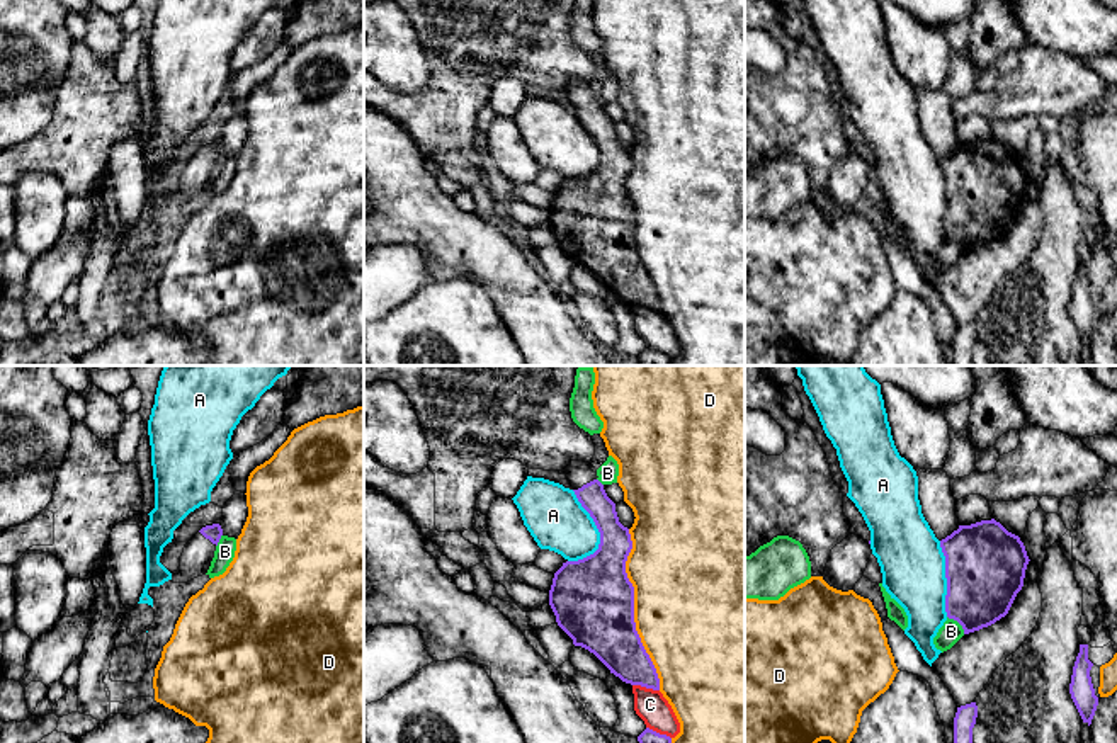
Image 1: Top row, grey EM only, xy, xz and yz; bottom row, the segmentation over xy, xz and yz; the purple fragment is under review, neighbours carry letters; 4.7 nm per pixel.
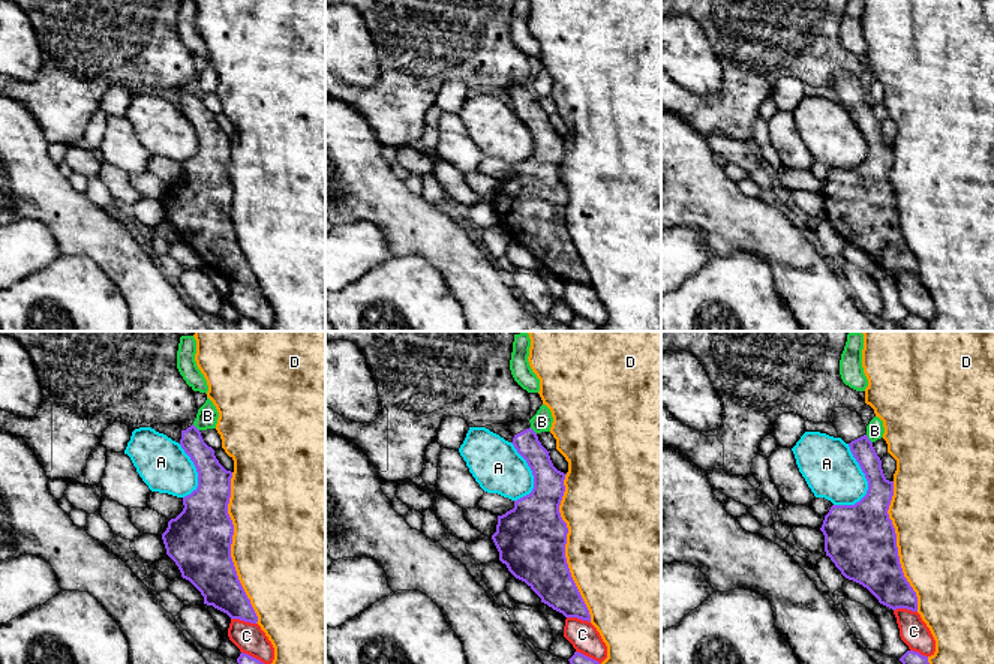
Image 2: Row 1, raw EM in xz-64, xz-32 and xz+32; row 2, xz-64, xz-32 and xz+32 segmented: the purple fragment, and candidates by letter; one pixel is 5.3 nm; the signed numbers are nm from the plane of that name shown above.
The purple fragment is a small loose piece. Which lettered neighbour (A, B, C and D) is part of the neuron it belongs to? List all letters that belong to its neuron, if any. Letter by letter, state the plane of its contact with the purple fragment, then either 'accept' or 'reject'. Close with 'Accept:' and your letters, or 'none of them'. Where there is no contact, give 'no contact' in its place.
A: contact in xz; reject
B: contact in yz; reject
C: contact in xz; reject
D: contact in xz; reject
Accept: none of them

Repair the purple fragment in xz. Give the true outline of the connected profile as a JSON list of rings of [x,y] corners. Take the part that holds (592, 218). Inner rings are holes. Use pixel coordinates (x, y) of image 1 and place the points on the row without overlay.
[[[571,80],[563,92],[593,138],[600,163],[593,173],[566,180],[554,192],[549,224],[556,241],[575,265],[593,272],[622,301],[660,309],[634,241],[634,206],[626,192],[629,148],[619,141],[615,122],[590,82]]]

